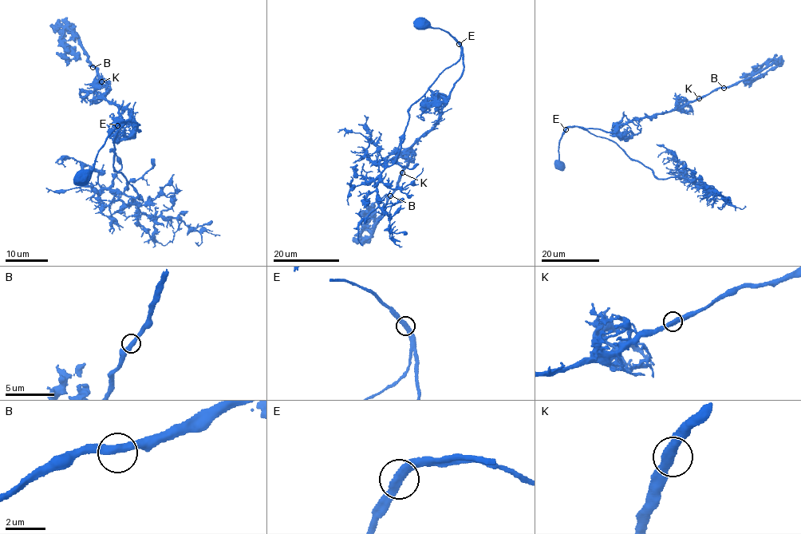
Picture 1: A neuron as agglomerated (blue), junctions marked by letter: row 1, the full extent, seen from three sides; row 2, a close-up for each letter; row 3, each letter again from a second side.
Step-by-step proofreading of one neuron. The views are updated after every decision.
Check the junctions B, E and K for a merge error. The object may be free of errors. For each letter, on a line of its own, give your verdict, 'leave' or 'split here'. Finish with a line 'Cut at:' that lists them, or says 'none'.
B: leave
E: split here
K: leave
Cut at: E

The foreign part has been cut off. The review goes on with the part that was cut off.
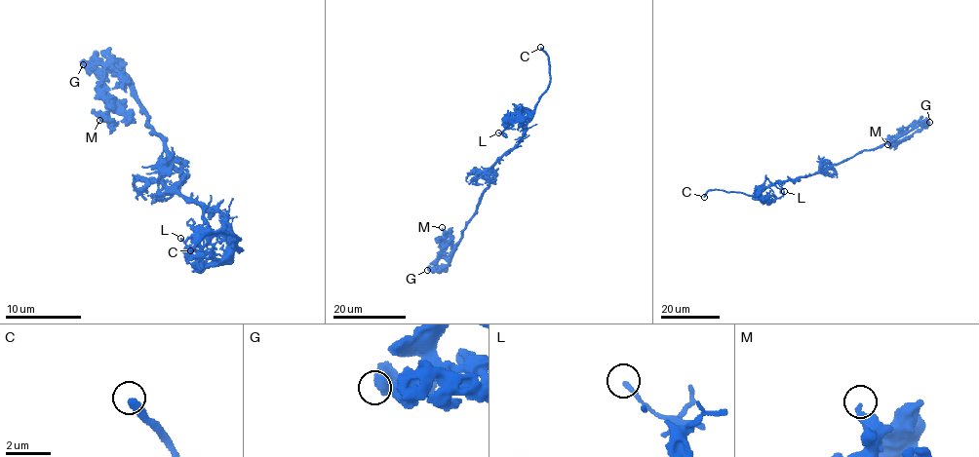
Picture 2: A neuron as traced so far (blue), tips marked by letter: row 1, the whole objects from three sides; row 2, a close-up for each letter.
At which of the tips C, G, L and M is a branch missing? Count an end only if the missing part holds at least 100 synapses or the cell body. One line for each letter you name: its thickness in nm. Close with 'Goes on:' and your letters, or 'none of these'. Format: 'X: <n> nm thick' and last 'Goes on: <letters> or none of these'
C: 360 nm thick
Goes on: C

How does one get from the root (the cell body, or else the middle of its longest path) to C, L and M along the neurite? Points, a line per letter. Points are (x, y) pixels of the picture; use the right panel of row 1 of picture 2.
C: (829, 168), (770, 184), (757, 195), (708, 189), (704, 197)
L: (829, 168), (776, 182), (770, 186), (766, 201), (773, 201), (783, 195), (784, 191)
M: (829, 168), (863, 150), (875, 150), (922, 125), (903, 140), (887, 144)

